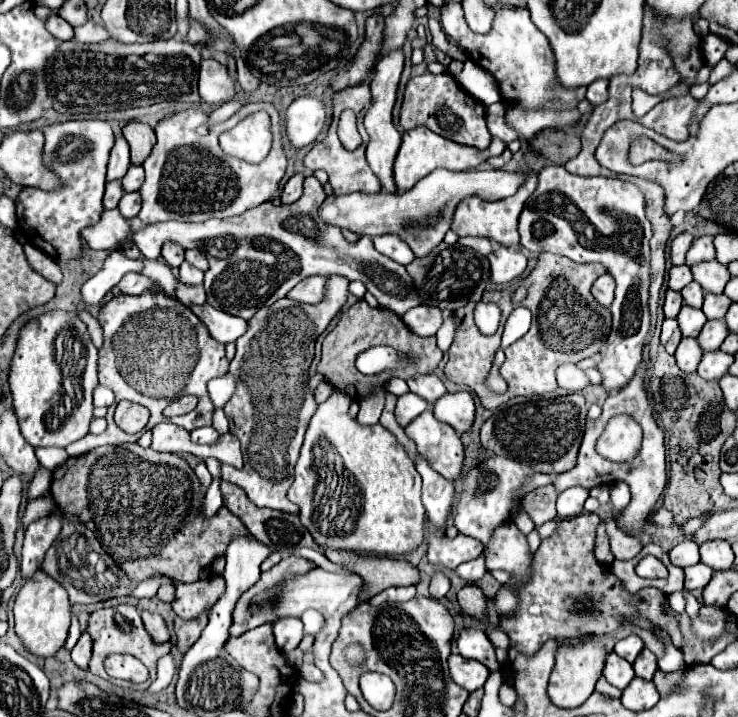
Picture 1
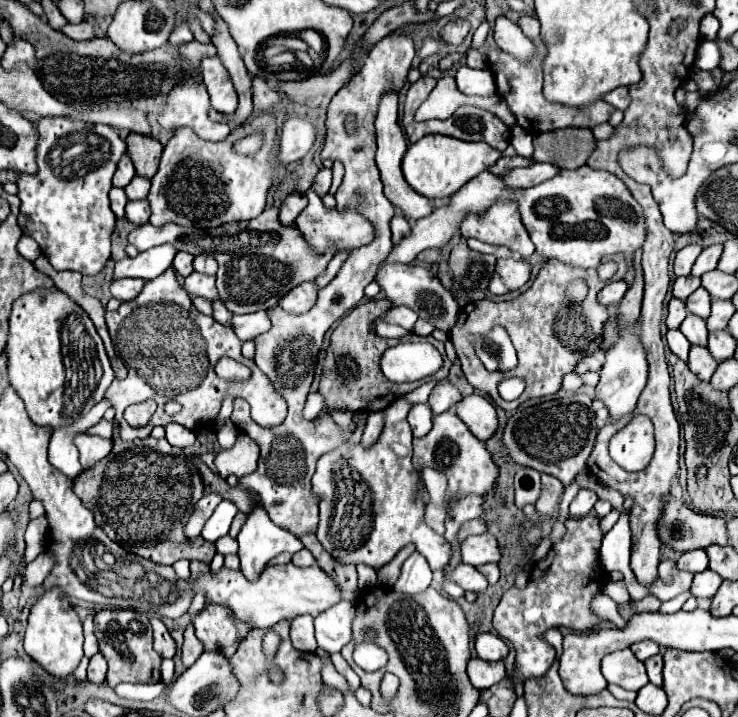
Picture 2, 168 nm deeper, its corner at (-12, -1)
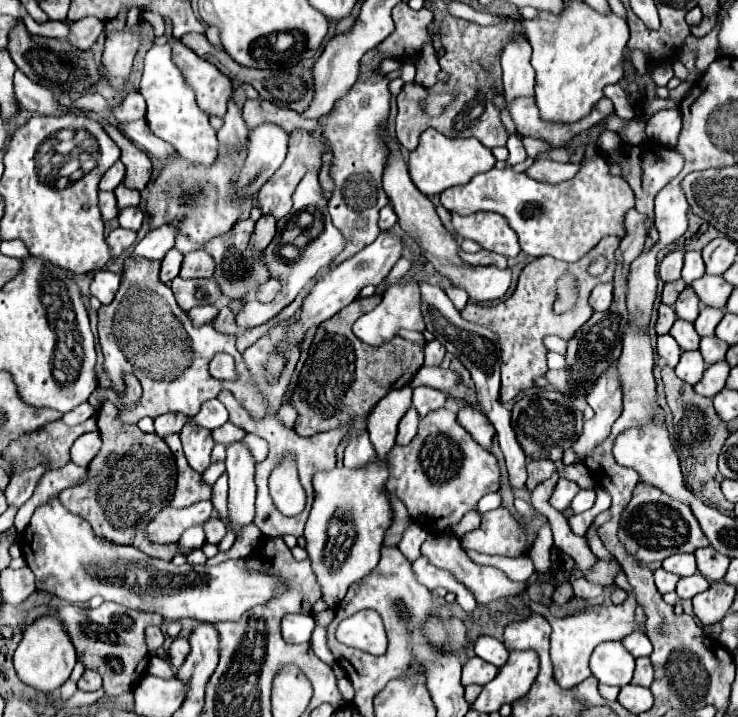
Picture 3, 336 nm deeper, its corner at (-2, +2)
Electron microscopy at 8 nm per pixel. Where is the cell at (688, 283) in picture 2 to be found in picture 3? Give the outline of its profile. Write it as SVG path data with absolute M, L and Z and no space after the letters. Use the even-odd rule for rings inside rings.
M682 279L672 281L672 283L666 283L664 289L662 289L662 303L664 303L664 305L674 305L674 301L678 299L678 295L682 293L684 287L686 287L686 285L684 285Z

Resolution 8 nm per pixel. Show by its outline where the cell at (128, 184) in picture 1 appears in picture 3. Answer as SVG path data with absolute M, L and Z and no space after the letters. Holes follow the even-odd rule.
M120 185L120 187L114 191L114 195L116 195L116 199L118 199L118 209L138 207L138 205L140 205L140 191L128 189L126 185Z

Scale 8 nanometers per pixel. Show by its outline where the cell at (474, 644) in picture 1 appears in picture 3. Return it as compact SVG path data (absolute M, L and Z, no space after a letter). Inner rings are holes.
M478 637L474 651L476 651L478 657L482 657L484 661L488 661L496 667L502 667L508 661L508 655L510 655L508 649L502 645L502 641L498 641L494 637Z

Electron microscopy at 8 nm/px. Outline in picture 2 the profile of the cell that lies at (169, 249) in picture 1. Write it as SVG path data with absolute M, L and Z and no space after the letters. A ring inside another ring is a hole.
M178 252L176 258L174 258L174 270L176 270L180 276L186 278L188 274L194 272L194 268L192 268L192 260L194 260L192 254L188 254L188 252Z

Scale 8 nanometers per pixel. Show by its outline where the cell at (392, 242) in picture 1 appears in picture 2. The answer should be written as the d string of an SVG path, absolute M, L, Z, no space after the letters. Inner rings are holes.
M396 214L392 218L390 228L392 228L392 242L394 242L394 246L396 246L396 242L400 242L400 238L406 238L410 234L410 224L408 224L408 220L402 214Z

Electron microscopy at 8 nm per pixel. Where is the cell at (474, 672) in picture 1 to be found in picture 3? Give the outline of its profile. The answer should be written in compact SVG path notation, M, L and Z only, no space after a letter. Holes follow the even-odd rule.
M472 657L468 659L464 665L462 665L462 685L486 685L490 683L494 677L496 677L496 667L486 663L484 659L478 659L478 657Z

